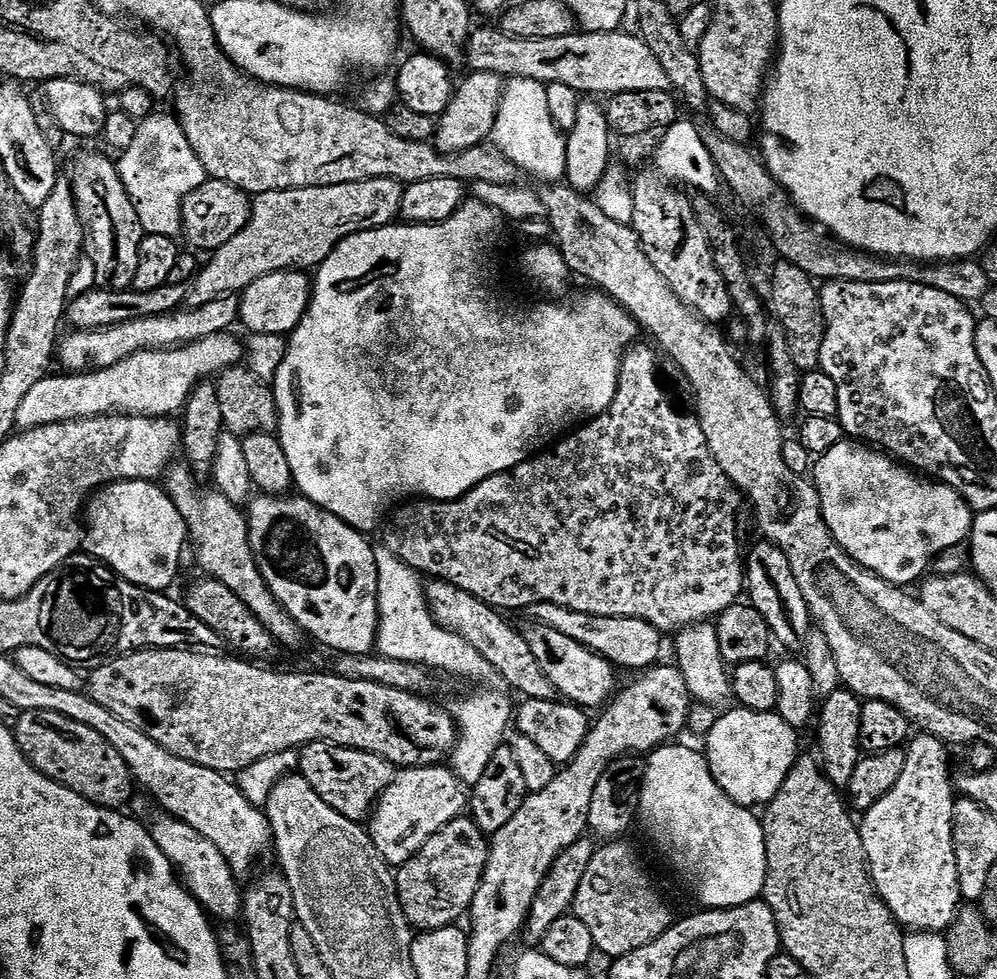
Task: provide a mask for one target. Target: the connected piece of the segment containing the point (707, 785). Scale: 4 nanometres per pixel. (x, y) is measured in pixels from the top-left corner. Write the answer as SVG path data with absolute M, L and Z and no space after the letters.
M669 742L659 748L656 749L655 752L649 752L647 753L646 760L648 760L648 765L643 765L642 768L642 779L639 781L638 785L638 797L640 796L640 816L638 812L638 820L642 823L644 823L644 828L646 831L648 831L648 836L650 839L653 840L654 843L656 843L656 848L658 851L661 852L662 855L665 856L666 859L669 860L670 863L672 863L672 868L676 872L680 872L680 876L682 879L685 880L686 883L689 884L690 887L692 887L692 892L694 895L697 896L698 899L701 900L703 907L705 909L711 910L713 908L737 908L738 906L742 906L743 904L748 904L751 902L751 900L758 900L761 899L762 893L764 891L764 879L766 878L766 874L768 873L768 863L766 862L766 838L764 837L764 826L761 820L761 817L757 815L755 811L751 808L744 808L741 806L741 804L735 804L726 793L722 791L722 789L718 786L718 782L714 782L714 778L710 774L710 770L708 769L708 758L707 755L703 751L695 752L692 748L687 748L686 745L680 744L681 742Z

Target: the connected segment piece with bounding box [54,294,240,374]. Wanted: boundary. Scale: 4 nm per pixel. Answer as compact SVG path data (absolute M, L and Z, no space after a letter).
M236 294L220 296L214 302L206 302L206 306L190 308L181 307L174 312L165 312L162 316L147 316L130 322L122 322L118 326L96 328L92 332L79 330L69 331L59 337L54 351L55 359L65 373L91 372L98 368L109 368L122 362L127 356L139 352L153 352L163 348L181 348L183 344L193 344L202 338L210 338L214 334L235 329L240 314L240 297Z

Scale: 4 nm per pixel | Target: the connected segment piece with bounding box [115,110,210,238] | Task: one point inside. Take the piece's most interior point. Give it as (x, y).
(159, 169)

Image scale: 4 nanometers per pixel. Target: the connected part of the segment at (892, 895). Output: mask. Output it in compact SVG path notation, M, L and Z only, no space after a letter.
M913 735L906 744L906 766L902 766L902 778L898 778L894 790L890 790L886 798L874 802L872 809L863 813L858 824L868 859L868 873L872 876L876 892L892 911L897 924L917 932L943 933L955 920L962 904L952 837L952 819L957 797L954 795L953 773L948 773L947 751L949 749L939 736Z

